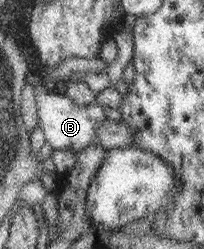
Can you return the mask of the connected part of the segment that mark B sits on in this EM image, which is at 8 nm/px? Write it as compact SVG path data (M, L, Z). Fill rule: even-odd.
M32 84L37 90L37 102L39 113L39 125L44 132L45 141L49 143L52 150L82 151L93 145L99 145L98 128L108 121L106 108L100 102L94 102L91 106L79 106L69 98L67 94L52 94L43 84Z

